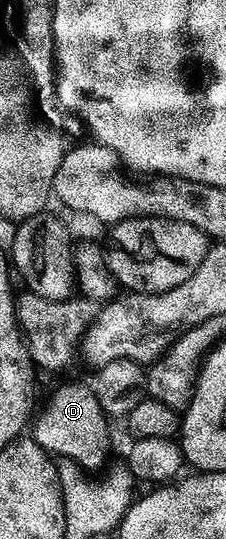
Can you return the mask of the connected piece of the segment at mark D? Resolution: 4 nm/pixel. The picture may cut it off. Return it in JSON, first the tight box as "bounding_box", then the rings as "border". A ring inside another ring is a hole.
{"bounding_box":[32,382,106,470],"border":[[[70,382],[58,387],[49,398],[38,420],[35,419],[32,437],[51,455],[71,458],[83,469],[93,470],[103,462],[106,454],[106,422],[93,387]]]}

